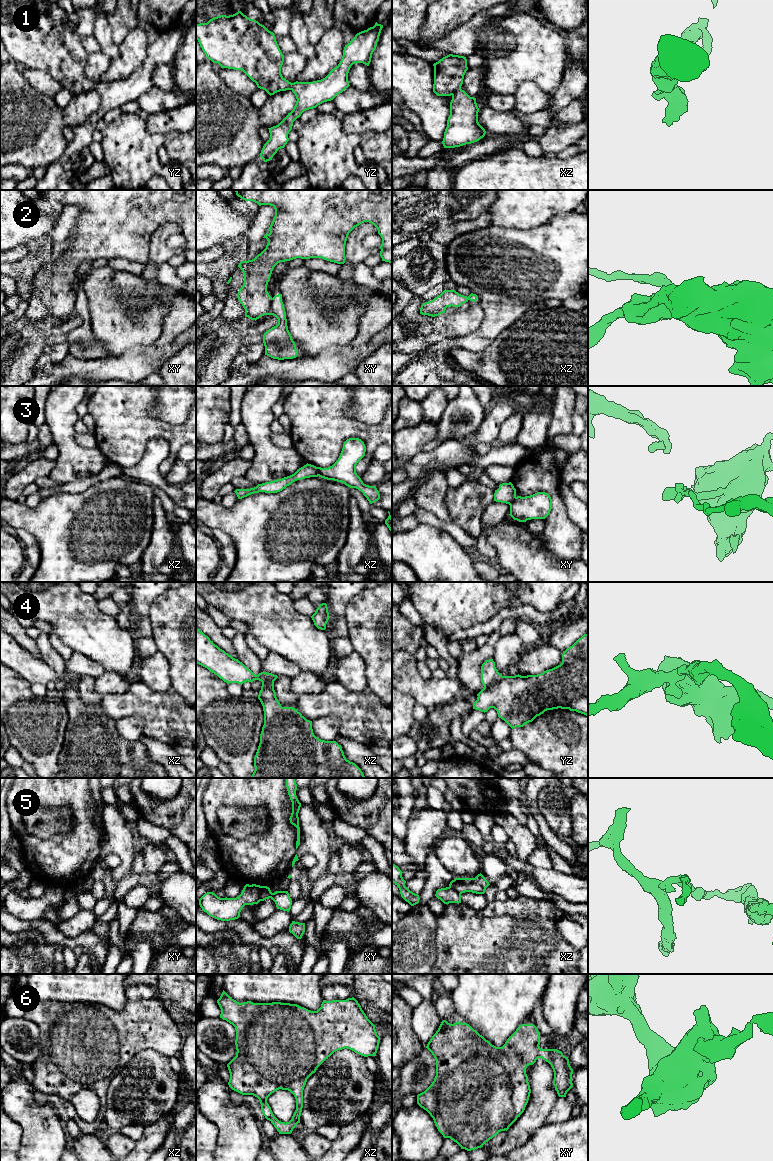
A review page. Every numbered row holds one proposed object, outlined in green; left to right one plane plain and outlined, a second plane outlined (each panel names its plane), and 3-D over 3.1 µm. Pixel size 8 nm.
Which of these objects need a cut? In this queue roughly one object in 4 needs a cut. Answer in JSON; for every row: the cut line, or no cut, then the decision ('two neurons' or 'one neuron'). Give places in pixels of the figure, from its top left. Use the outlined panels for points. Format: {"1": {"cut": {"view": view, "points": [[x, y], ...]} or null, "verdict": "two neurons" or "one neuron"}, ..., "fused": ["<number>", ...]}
{"1": {"cut": {"view": "xz", "points": [[460, 88], [452, 95]]}, "verdict": "two neurons"}, "2": {"cut": {"view": "xy", "points": [[272, 298], [269, 314]]}, "verdict": "two neurons"}, "3": {"cut": {"view": "xz", "points": [[317, 467], [319, 475]]}, "verdict": "two neurons"}, "4": {"cut": {"view": "yz", "points": [[502, 676], [484, 687]]}, "verdict": "two neurons"}, "5": {"cut": {"view": "xy", "points": [[265, 886], [261, 891], [259, 900]]}, "verdict": "two neurons"}, "6": {"cut": null, "verdict": "one neuron"}, "fused": ["1", "2", "3", "4", "5"]}

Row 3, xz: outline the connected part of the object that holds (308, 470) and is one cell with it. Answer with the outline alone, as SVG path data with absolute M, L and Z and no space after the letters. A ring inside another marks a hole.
M307 463L306 465L299 468L294 474L290 476L258 484L256 487L250 489L236 489L234 492L236 493L238 499L242 499L251 494L259 492L277 493L282 491L287 486L291 485L293 482L297 480L302 480L310 477L318 477L318 476L319 476L318 467Z

